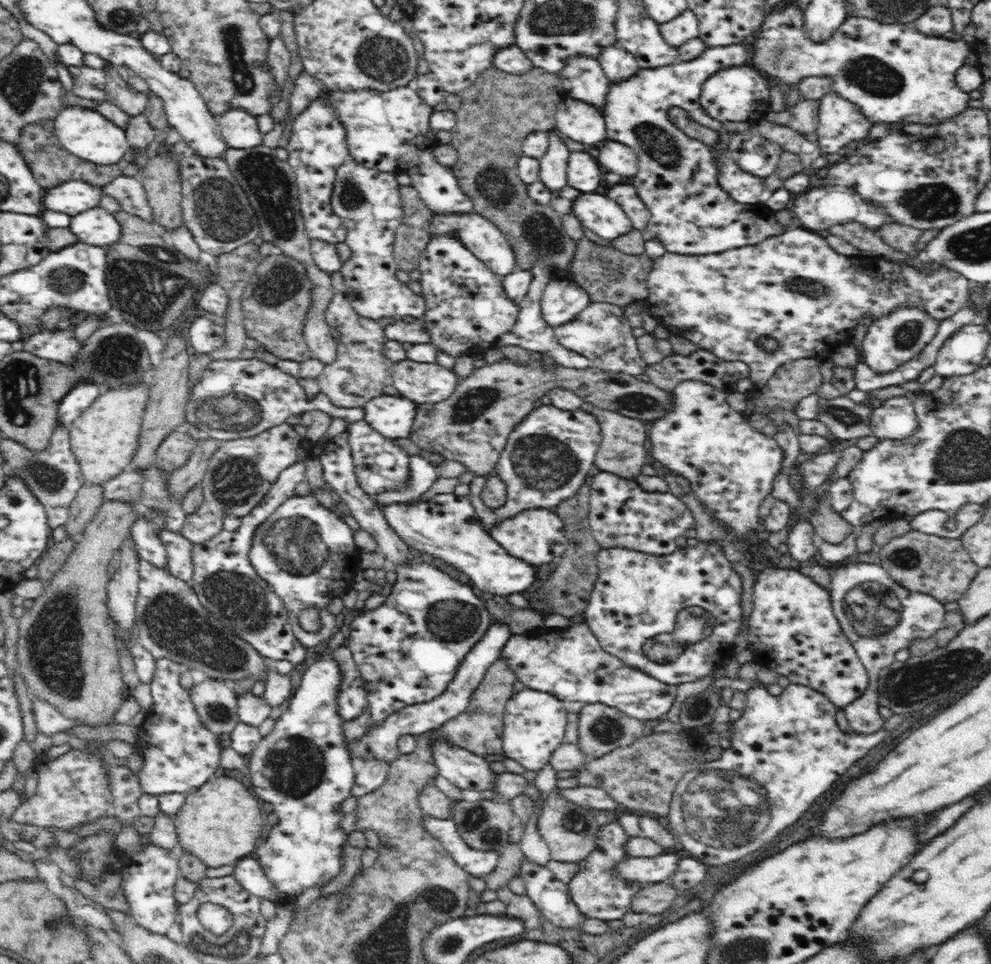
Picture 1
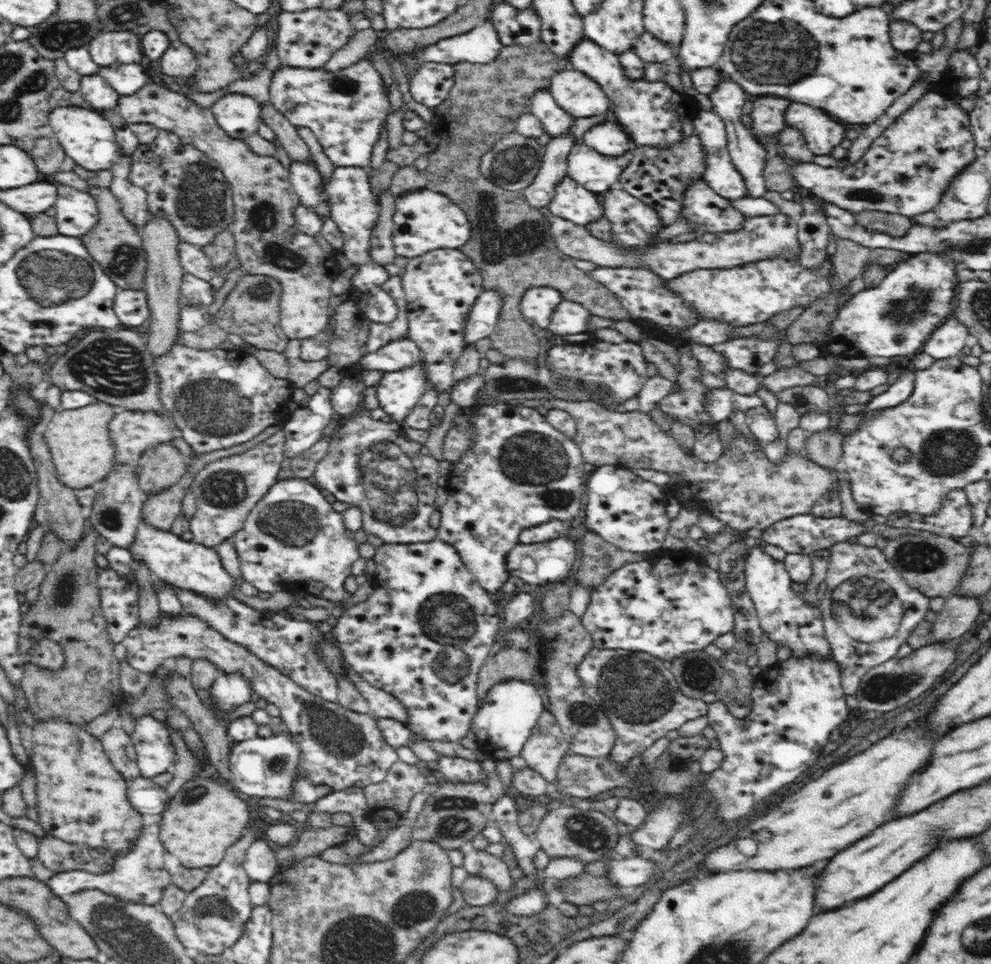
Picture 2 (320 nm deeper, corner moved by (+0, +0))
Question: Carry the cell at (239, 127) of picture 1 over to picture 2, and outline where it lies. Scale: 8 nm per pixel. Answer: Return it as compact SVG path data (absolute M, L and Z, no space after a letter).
M227 93L210 106L218 126L235 139L248 138L261 123L261 107L245 94Z

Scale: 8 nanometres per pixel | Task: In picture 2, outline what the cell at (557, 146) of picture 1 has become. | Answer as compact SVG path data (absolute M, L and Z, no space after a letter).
M548 88L534 94L530 111L540 120L544 130L551 137L556 134L566 134L575 120L571 114L558 106Z

